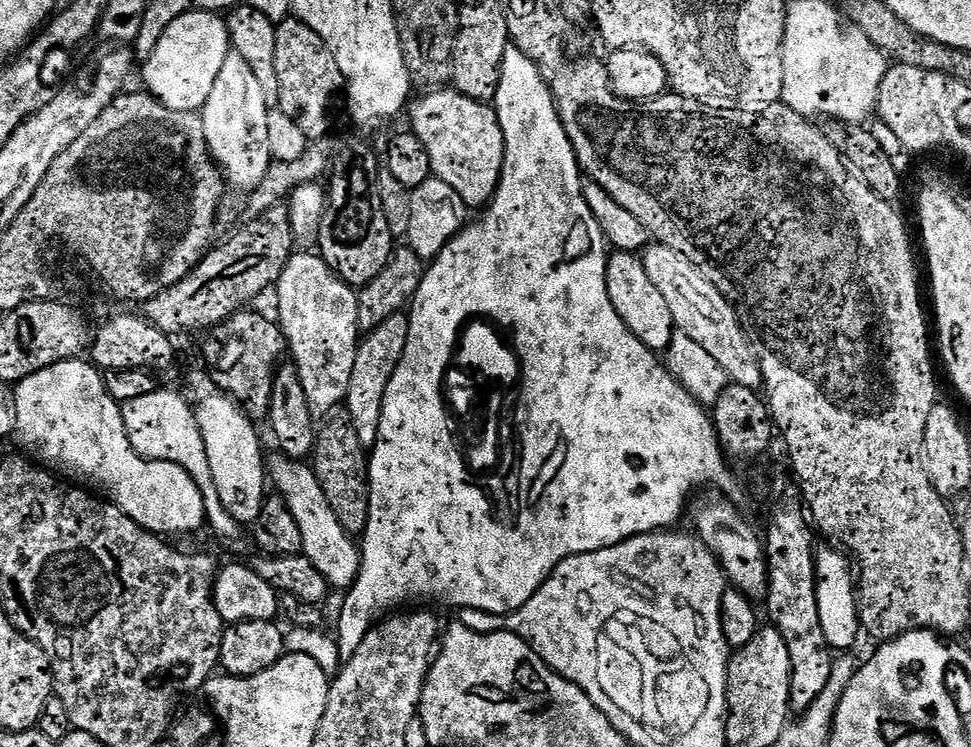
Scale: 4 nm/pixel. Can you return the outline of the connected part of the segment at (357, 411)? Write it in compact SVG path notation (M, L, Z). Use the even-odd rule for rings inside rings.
M399 312L381 321L371 329L356 345L356 357L354 358L353 373L350 374L350 390L346 407L352 415L352 421L360 435L360 440L365 446L371 445L376 436L377 422L380 420L380 406L384 400L384 390L388 385L388 379L404 352L406 338L408 337L408 316Z

